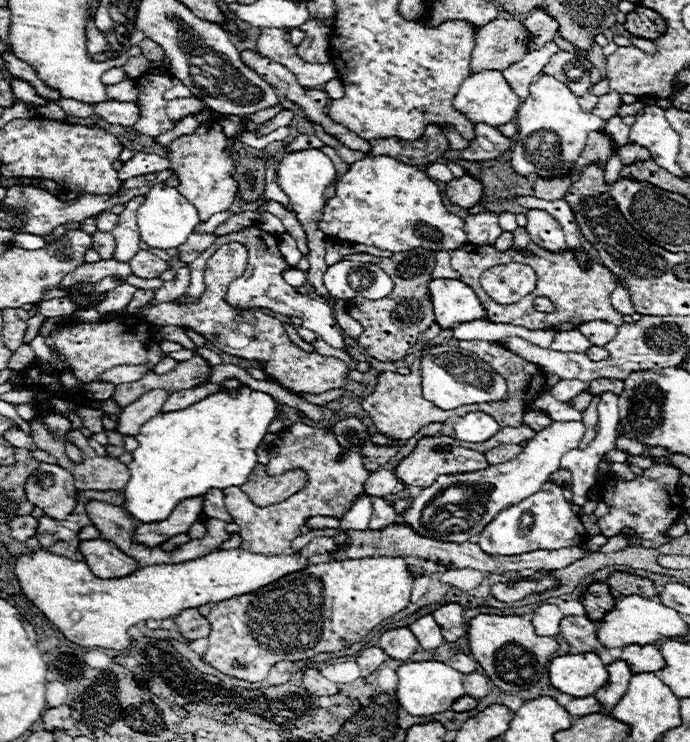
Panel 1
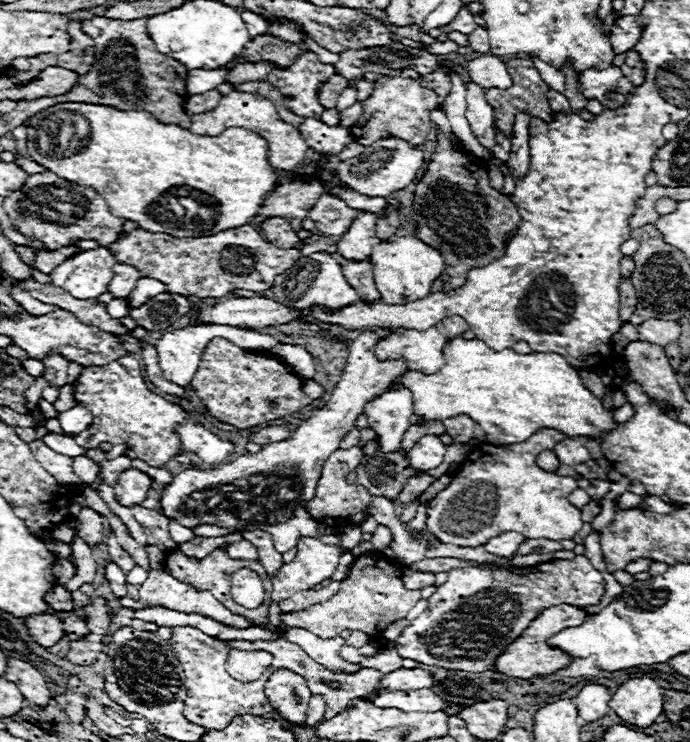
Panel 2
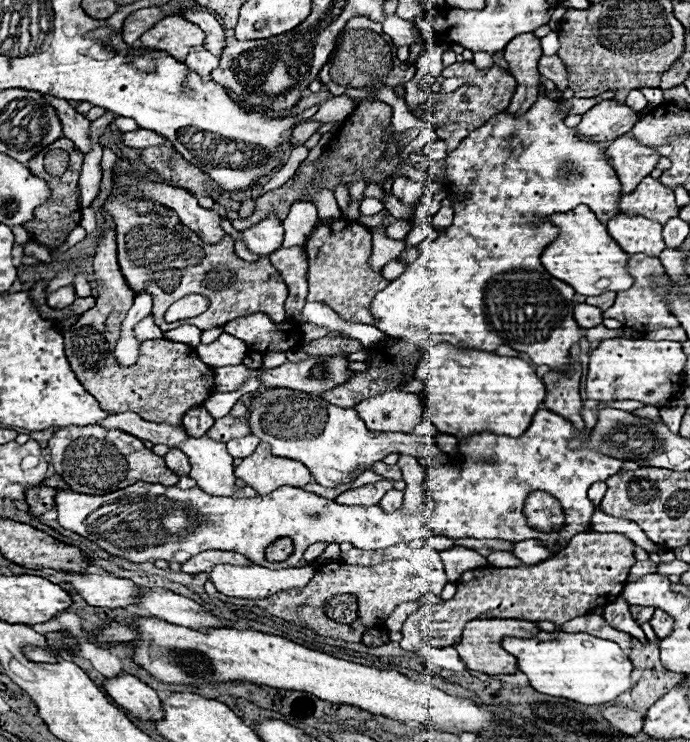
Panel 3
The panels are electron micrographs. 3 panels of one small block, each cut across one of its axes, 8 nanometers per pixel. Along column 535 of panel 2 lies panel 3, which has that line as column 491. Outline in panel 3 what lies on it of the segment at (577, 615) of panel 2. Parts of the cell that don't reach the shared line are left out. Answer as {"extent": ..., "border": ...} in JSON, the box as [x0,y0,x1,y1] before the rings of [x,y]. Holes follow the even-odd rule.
{"extent":[454,620,540,676],"border":[[[472,620],[466,624],[462,640],[454,646],[460,654],[460,658],[466,662],[468,670],[476,670],[488,676],[500,676],[500,674],[516,674],[518,672],[518,662],[512,654],[508,654],[502,648],[502,638],[512,636],[512,638],[534,638],[540,632],[536,622],[526,622],[526,620]]]}

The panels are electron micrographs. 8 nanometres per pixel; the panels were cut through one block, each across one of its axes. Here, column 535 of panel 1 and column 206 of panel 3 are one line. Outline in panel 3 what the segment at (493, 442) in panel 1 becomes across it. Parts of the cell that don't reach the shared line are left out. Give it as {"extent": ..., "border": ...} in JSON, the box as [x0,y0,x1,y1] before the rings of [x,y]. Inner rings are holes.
{"extent":[206,416,250,442],"border":[[[224,416],[214,422],[214,426],[206,432],[206,436],[210,436],[212,440],[226,442],[226,440],[234,440],[238,436],[246,436],[246,432],[250,432],[248,416],[244,416],[242,420],[236,420],[232,416]]]}

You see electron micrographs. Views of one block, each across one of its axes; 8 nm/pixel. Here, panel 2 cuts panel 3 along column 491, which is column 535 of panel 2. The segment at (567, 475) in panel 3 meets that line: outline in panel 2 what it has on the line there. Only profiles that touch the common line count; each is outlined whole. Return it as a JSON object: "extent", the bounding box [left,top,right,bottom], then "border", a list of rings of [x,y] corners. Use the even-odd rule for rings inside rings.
{"extent":[426,428,582,546],"border":[[[552,428],[538,430],[524,442],[506,444],[506,446],[492,446],[488,442],[480,442],[460,464],[460,470],[452,478],[452,482],[438,492],[428,504],[428,520],[426,530],[432,532],[446,544],[456,546],[482,546],[490,538],[504,534],[504,532],[518,532],[524,538],[548,538],[548,540],[572,540],[574,534],[582,528],[580,510],[568,502],[572,490],[578,488],[574,478],[556,476],[536,466],[536,456],[542,450],[552,450],[560,440],[566,436]]]}

